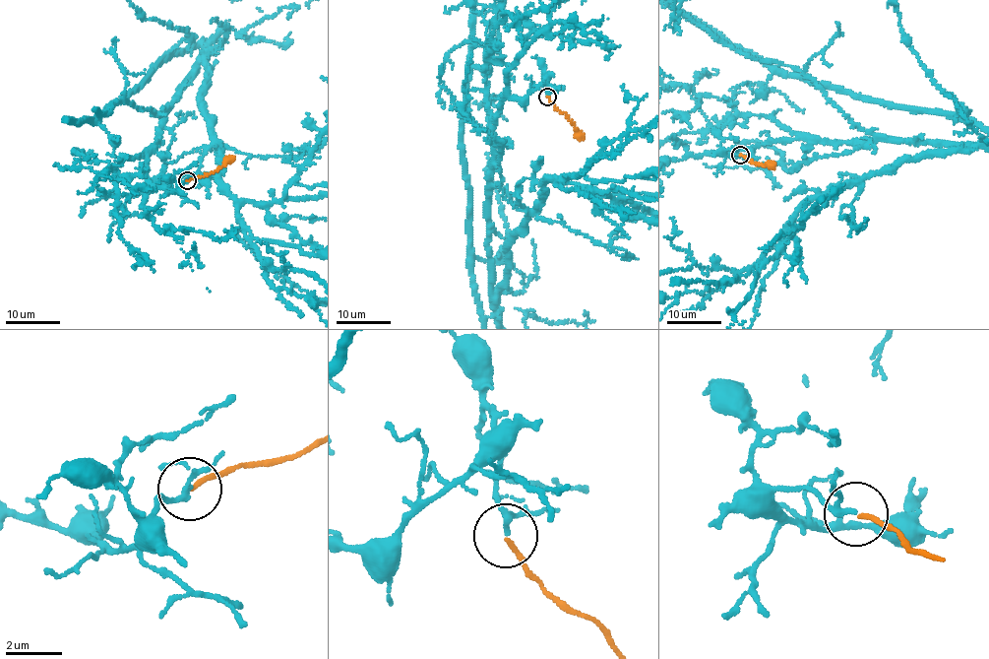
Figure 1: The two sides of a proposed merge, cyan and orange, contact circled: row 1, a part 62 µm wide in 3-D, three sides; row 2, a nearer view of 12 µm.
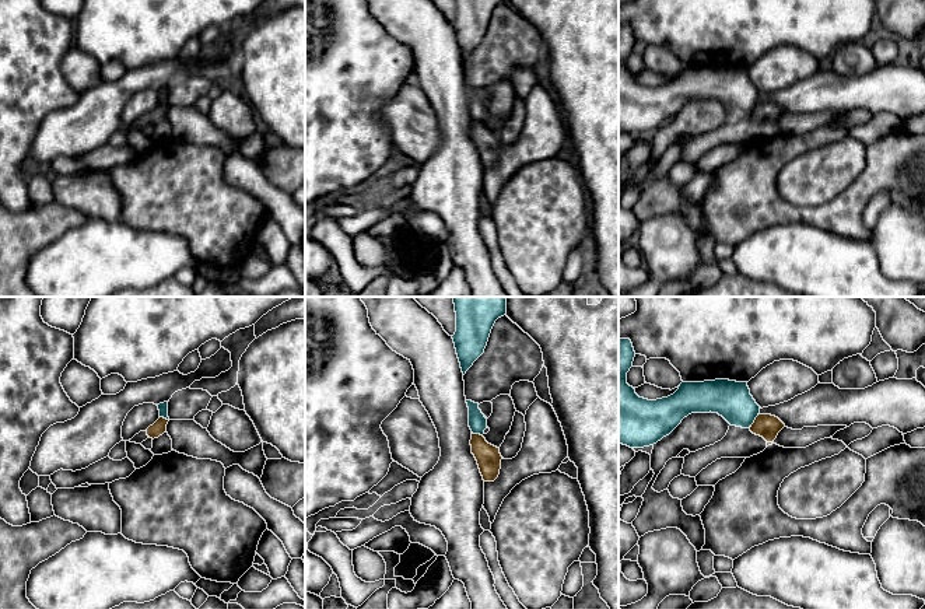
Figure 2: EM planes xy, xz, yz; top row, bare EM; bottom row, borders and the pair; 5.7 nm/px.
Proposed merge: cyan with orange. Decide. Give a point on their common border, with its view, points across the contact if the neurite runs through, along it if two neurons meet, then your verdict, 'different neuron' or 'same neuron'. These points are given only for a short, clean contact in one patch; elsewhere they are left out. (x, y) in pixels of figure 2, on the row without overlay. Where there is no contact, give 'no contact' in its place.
yz (753, 108) | along yz (759, 101), (747, 114) | different neuron

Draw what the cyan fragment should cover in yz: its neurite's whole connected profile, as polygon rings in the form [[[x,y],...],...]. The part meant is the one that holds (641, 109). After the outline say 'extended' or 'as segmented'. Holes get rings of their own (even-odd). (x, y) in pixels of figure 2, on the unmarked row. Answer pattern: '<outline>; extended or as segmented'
[[[619,25],[619,130],[644,134],[669,122],[684,104],[691,99],[718,99],[730,112],[749,115],[760,99],[760,92],[750,81],[747,69],[715,66],[704,69],[682,69],[679,76],[662,85],[640,84],[627,70],[627,59],[633,53],[635,38],[630,25]]]; as segmented

